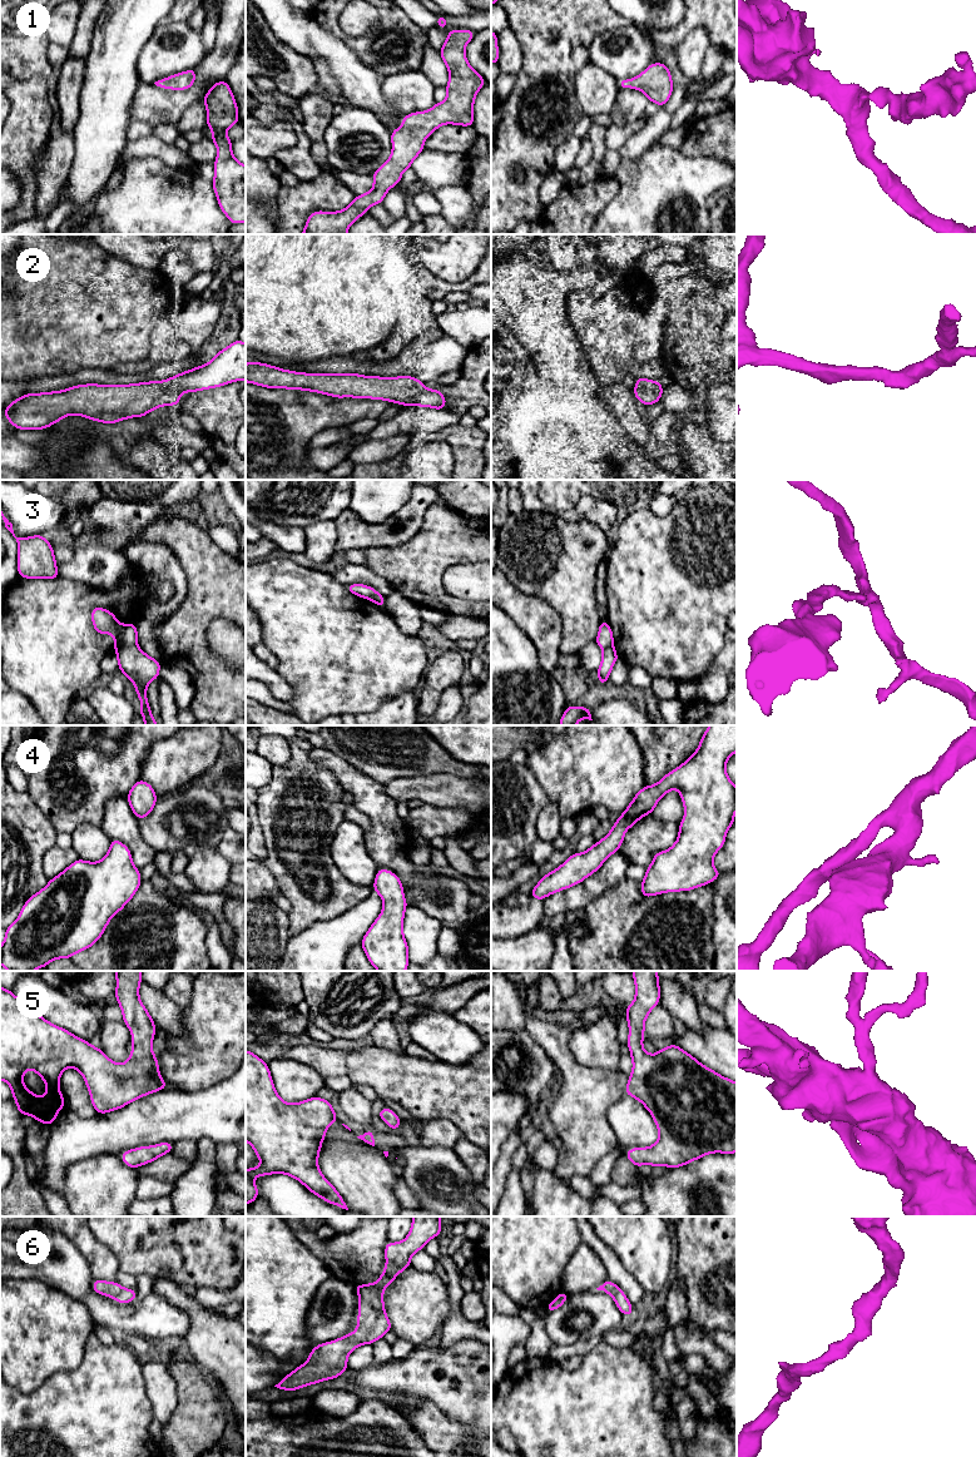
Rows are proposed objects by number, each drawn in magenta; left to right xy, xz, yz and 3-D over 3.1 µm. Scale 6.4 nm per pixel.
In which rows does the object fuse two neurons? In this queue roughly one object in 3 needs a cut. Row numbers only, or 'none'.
3

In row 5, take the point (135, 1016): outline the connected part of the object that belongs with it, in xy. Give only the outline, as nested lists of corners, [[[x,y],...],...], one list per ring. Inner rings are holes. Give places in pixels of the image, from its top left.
[[[114,971],[117,977],[115,998],[123,1012],[123,1021],[133,1034],[132,1052],[125,1064],[112,1061],[100,1049],[71,1032],[55,1026],[31,1010],[10,990],[0,986],[0,1080],[11,1087],[11,1097],[16,1100],[19,1112],[30,1115],[43,1124],[51,1125],[56,1114],[65,1106],[59,1089],[59,1080],[68,1067],[76,1069],[84,1077],[91,1104],[98,1114],[106,1114],[159,1090],[168,1087],[159,1075],[158,1060],[152,1042],[155,1025],[139,998],[142,971]],[[34,1070],[46,1085],[45,1096],[35,1096],[24,1085],[24,1072]]]

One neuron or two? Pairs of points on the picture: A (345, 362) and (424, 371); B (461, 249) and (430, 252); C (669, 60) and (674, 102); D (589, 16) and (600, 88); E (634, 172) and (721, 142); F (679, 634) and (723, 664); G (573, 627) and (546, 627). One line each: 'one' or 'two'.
A: one
B: one
C: one
D: two
E: two
F: two
G: two

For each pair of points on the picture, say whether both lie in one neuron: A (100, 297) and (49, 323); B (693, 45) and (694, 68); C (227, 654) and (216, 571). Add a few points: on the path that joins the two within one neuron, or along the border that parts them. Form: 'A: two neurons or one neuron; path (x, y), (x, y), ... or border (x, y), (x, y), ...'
A: one neuron; path (88, 306), (67, 306), (62, 311)
B: one neuron; path (693, 50), (693, 63)
C: two neurons; border (232, 622), (214, 619), (207, 632), (208, 645)

